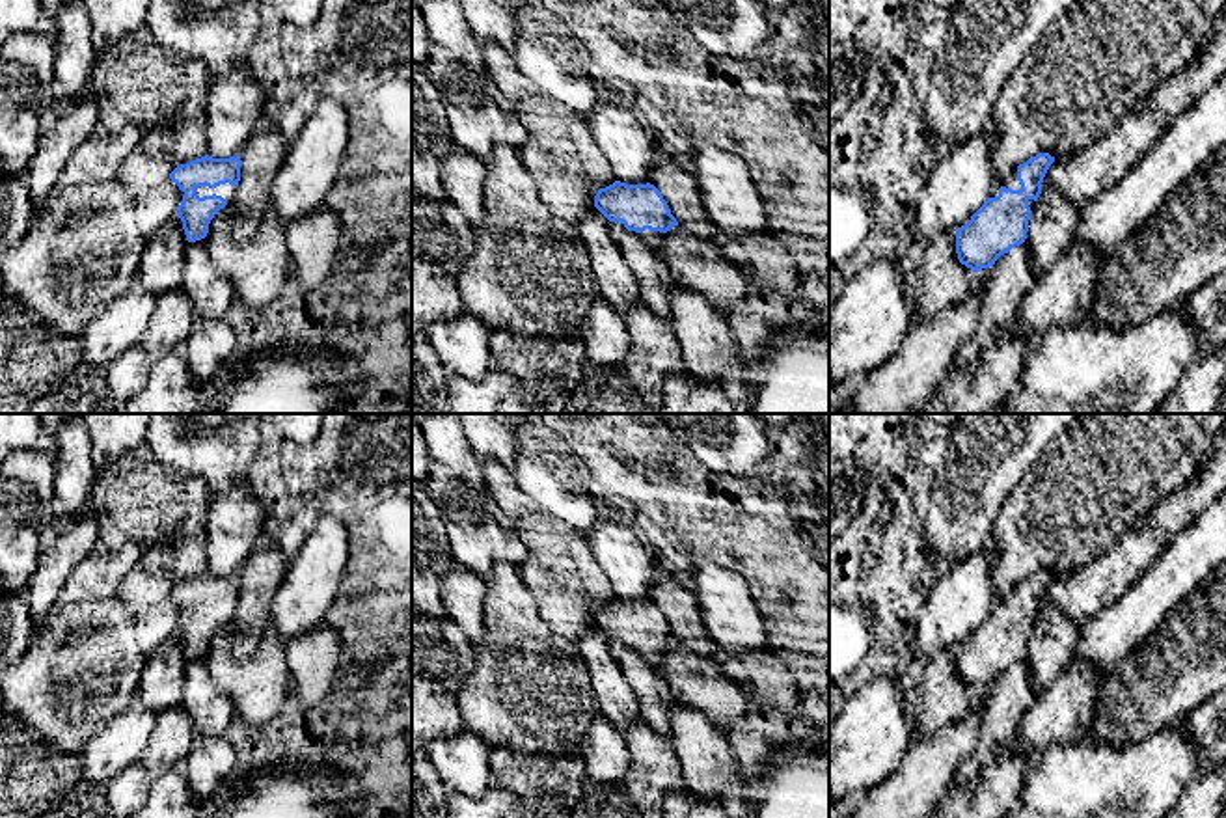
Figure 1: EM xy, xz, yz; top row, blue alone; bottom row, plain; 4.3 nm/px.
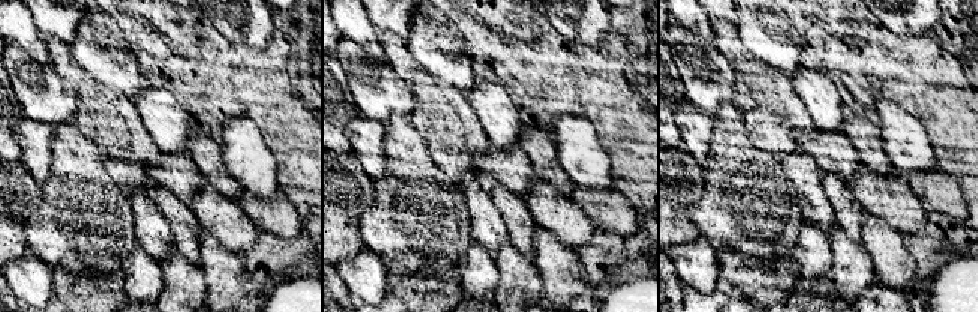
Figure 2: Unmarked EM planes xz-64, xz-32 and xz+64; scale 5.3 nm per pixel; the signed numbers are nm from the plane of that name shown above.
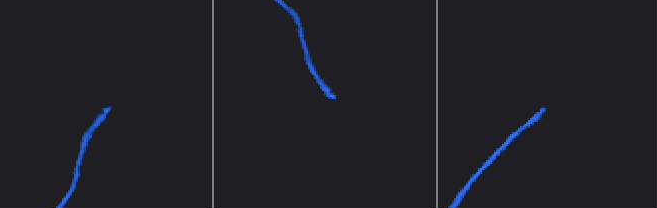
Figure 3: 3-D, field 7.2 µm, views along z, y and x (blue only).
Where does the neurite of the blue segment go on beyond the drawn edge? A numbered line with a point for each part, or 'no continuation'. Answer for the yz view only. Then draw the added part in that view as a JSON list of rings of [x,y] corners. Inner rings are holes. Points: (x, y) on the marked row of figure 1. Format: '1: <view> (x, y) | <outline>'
no continuation

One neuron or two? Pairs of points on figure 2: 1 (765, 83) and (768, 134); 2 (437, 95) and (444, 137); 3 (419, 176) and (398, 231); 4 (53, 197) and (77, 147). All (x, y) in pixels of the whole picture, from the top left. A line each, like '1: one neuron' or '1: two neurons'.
1: one neuron
2: one neuron
3: one neuron
4: one neuron

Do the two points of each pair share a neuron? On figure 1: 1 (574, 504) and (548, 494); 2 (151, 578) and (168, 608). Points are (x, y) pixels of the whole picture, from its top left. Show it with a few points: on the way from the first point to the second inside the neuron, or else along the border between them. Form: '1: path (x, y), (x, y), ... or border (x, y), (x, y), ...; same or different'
1: path (569, 500), (563, 494), (554, 494); same
2: border (168, 595), (144, 608); different

